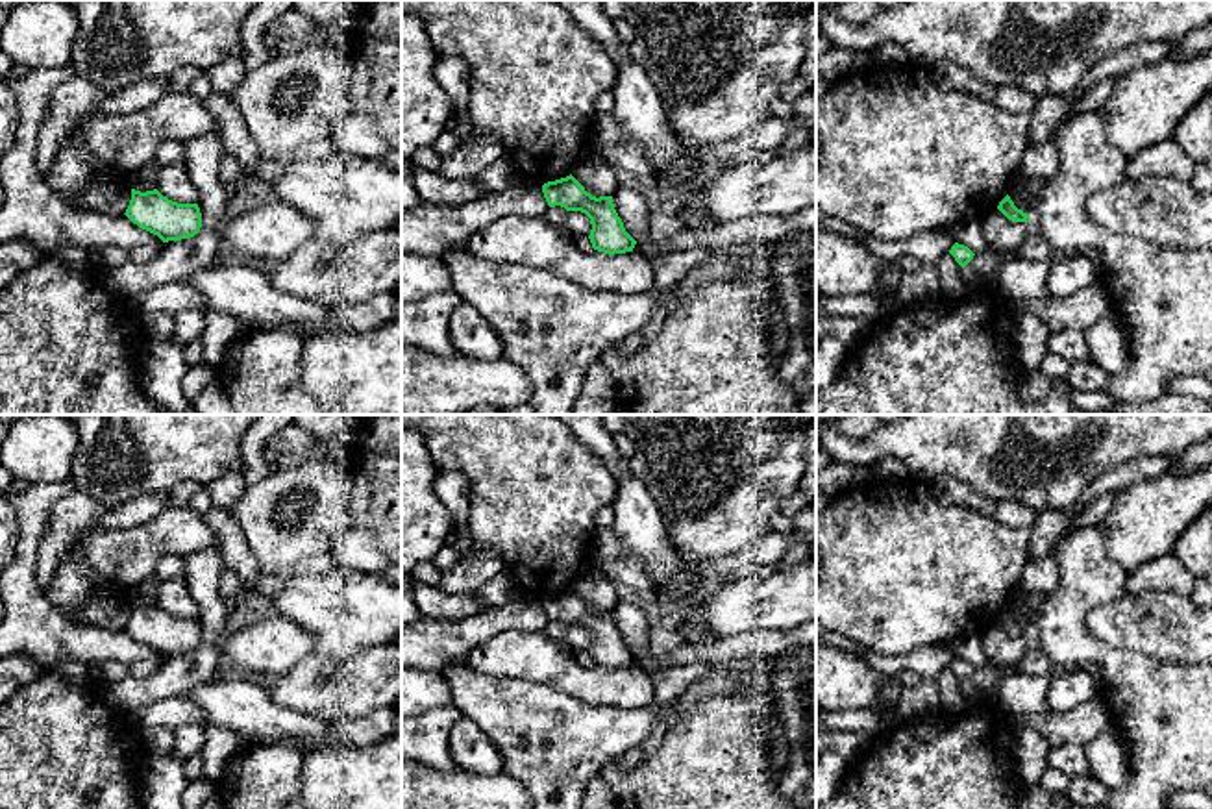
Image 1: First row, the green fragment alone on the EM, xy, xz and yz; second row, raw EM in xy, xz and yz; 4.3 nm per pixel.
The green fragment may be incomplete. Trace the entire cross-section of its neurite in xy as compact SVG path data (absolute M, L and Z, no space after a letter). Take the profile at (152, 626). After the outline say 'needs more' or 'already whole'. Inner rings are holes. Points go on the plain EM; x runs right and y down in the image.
M131 604L131 615L124 629L163 657L194 652L202 642L198 618L172 616L157 604L146 607Z | already whole

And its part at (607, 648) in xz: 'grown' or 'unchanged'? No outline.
unchanged

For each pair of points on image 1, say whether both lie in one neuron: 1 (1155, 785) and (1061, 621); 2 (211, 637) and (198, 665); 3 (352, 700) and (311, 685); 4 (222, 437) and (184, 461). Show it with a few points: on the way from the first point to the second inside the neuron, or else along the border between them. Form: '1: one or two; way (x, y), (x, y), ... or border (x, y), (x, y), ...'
1: one; way (1155, 743), (1153, 706), (1103, 656)
2: one; way (210, 645), (206, 658)
3: one; way (343, 691), (321, 685)
4: one; way (213, 437), (208, 437), (193, 452)

